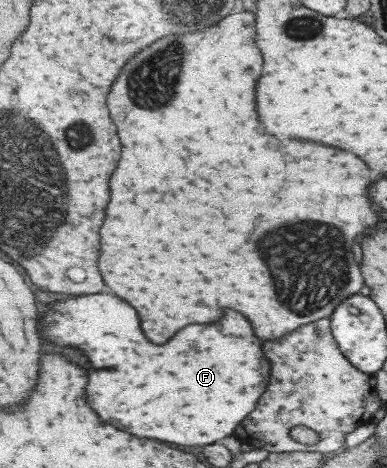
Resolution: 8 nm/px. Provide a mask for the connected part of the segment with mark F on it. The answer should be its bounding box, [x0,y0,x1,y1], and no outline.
[40,294,270,446]

